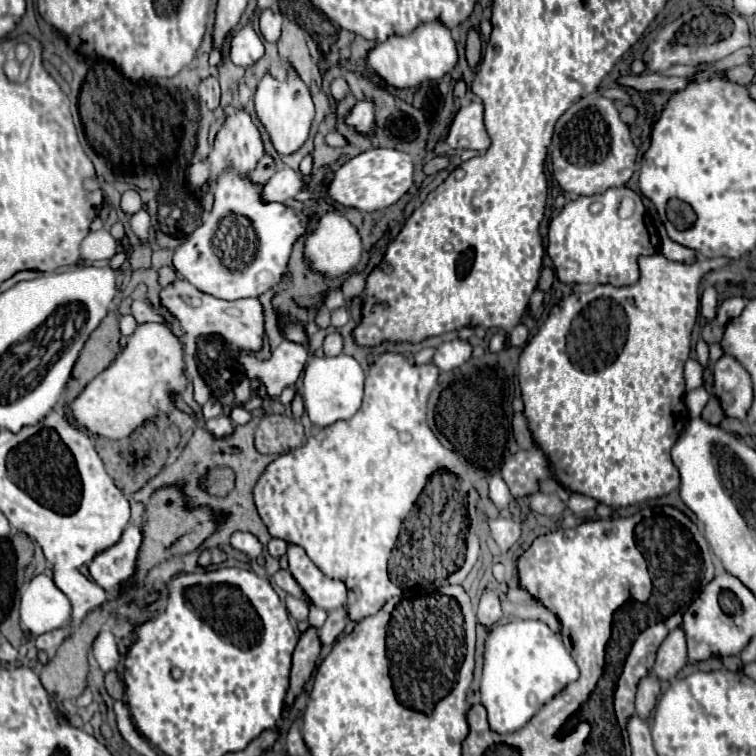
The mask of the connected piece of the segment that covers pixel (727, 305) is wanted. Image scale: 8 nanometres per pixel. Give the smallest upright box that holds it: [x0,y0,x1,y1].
[717,297,745,325]

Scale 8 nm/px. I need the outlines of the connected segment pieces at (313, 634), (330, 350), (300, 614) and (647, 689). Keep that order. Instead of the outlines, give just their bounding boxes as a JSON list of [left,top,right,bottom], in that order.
[[285,627,321,715],[323,333,343,357],[287,597,309,621],[635,673,661,719]]

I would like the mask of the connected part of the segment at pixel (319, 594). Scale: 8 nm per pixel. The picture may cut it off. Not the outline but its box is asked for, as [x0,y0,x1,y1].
[287,543,349,611]

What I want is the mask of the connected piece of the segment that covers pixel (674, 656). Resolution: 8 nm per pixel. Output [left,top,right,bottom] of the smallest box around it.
[653,627,687,681]

